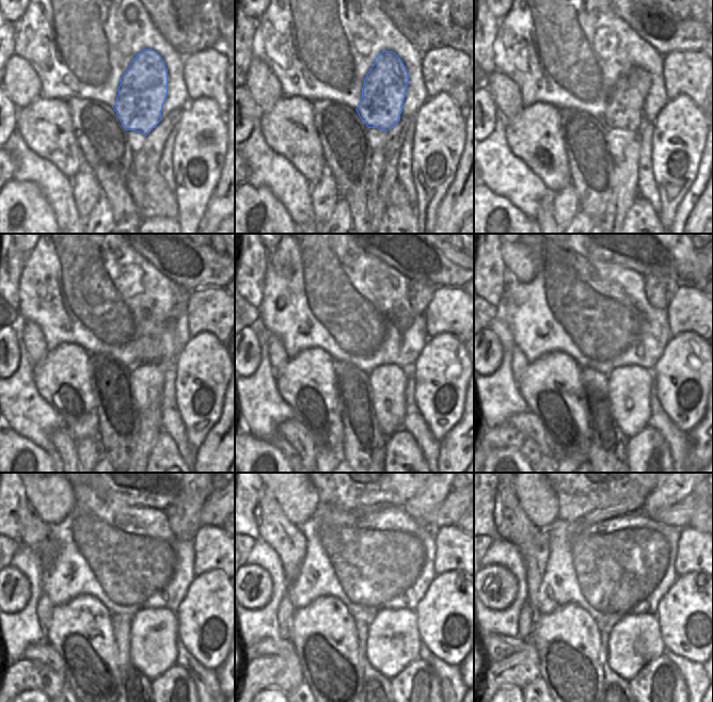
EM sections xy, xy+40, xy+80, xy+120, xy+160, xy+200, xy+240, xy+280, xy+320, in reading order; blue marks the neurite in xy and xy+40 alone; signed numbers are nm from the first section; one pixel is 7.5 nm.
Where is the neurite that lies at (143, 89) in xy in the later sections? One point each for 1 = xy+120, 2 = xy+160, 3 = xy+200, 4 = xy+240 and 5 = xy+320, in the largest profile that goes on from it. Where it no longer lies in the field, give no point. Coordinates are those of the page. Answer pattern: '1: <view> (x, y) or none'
1: xy+120 (180, 307)
2: xy+160 (420, 292)
3: xy+200 (660, 289)
4: xy+240 (183, 517)
5: xy+320 (666, 494)

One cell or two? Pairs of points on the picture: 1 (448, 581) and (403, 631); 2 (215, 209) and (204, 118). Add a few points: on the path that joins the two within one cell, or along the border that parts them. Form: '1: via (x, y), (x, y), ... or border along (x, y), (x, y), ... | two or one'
1: border along (413, 611), (416, 618), (418, 638), (422, 641) | two
2: border along (222, 168), (217, 186), (203, 214) | two

